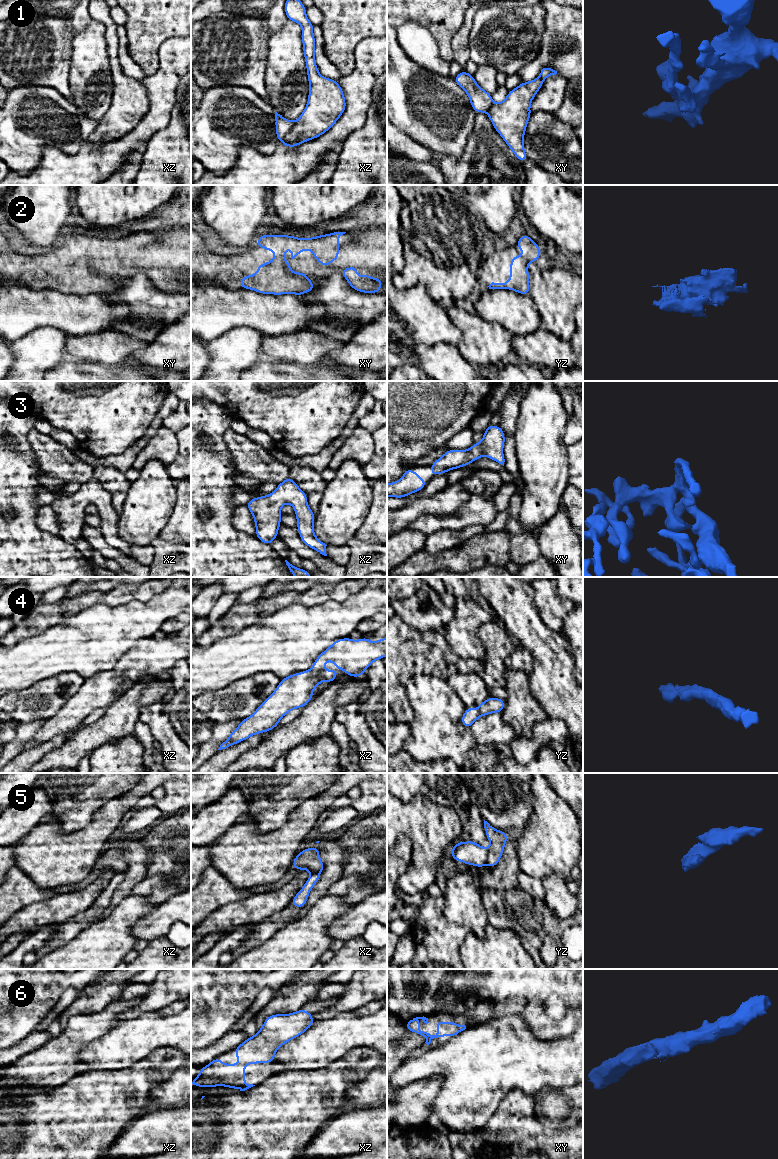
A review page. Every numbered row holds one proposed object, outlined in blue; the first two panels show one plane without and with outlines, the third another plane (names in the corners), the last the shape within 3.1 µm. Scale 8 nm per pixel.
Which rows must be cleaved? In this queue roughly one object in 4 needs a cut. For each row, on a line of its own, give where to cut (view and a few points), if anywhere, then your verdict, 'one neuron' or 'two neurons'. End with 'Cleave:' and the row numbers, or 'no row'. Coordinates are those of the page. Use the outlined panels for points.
1: cut xz (295, 122), (293, 127), (280, 141); two neurons
2: cut none; one neuron
3: cut none; one neuron
4: cut none; one neuron
5: cut yz (489, 850), (486, 864); two neurons
6: cut none; one neuron
Cleave: 1, 5

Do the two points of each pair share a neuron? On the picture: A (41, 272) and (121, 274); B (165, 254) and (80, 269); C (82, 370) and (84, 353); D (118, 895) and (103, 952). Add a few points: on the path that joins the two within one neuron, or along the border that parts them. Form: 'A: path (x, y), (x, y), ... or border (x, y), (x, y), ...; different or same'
A: path (61, 271), (101, 271); same
B: path (144, 254), (100, 258); same
C: border (70, 359), (106, 365); different
D: border (130, 893), (116, 904), (106, 916), (98, 920); different

